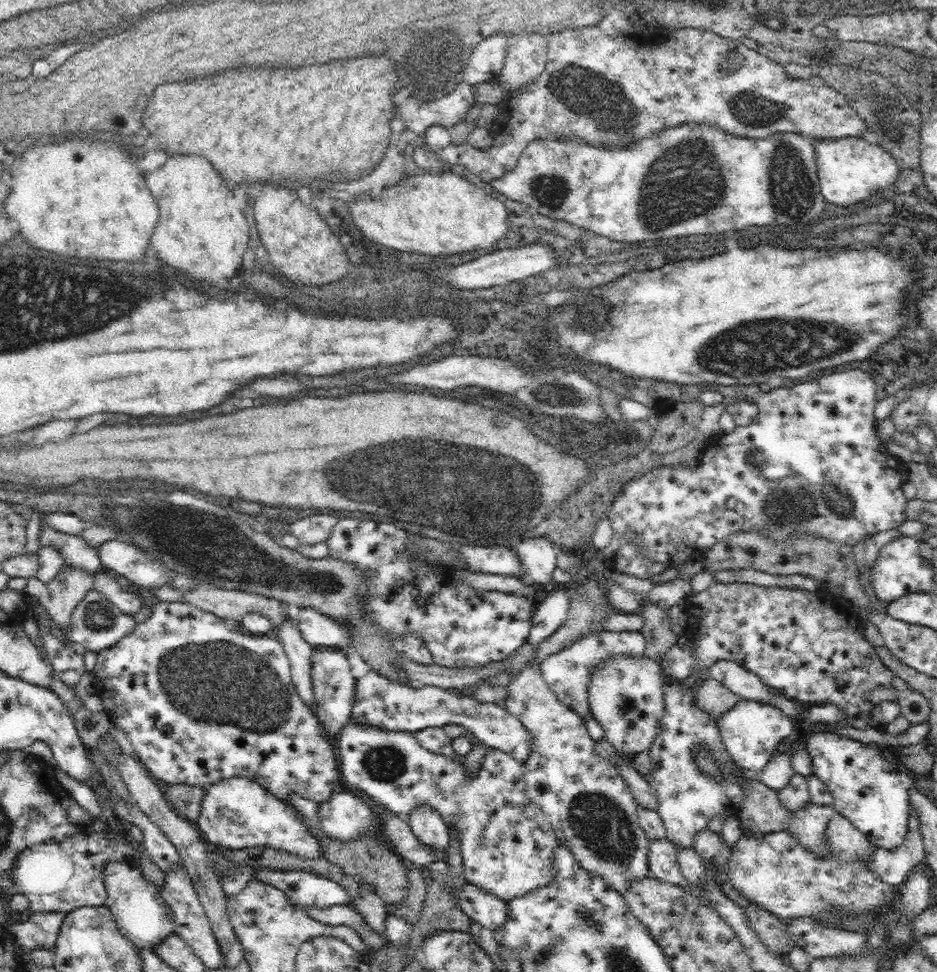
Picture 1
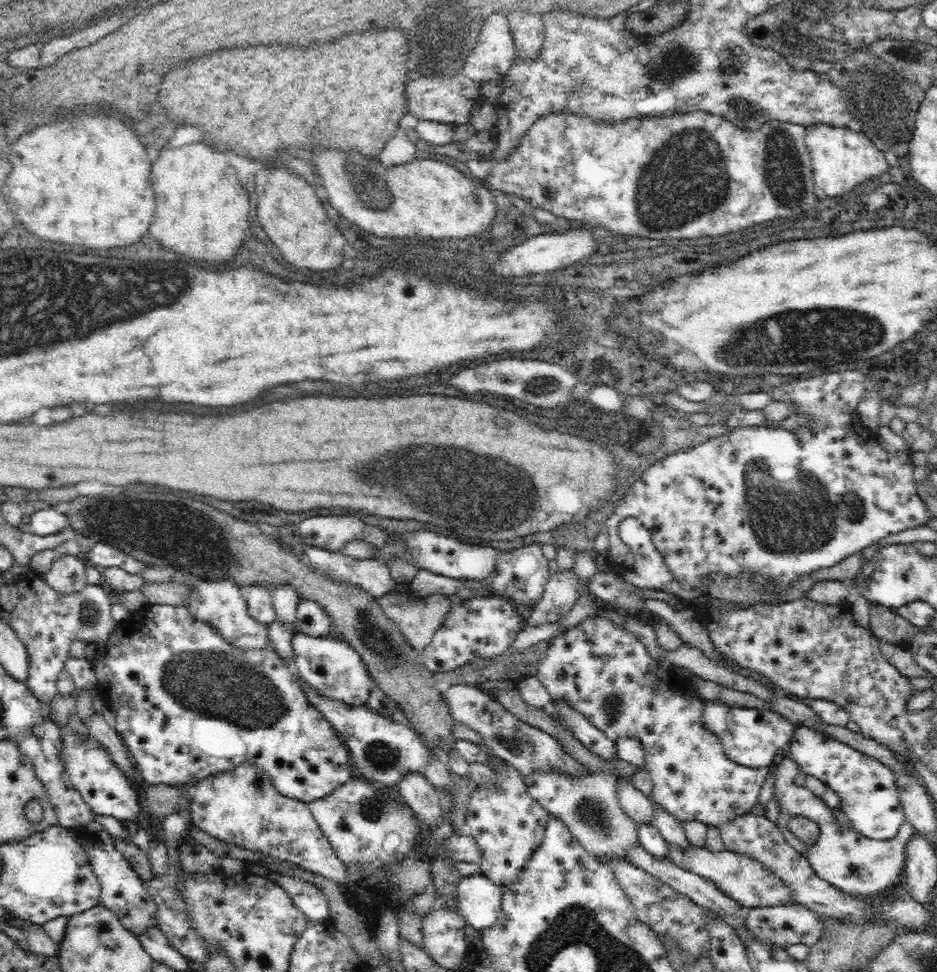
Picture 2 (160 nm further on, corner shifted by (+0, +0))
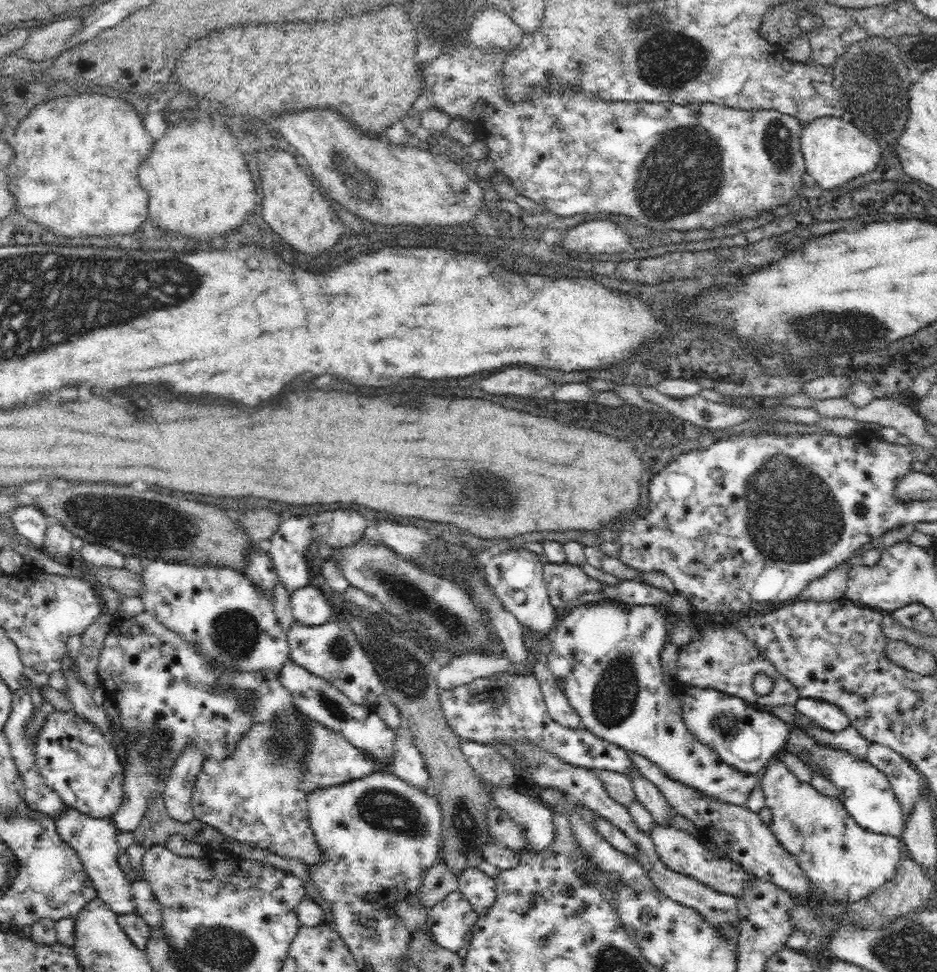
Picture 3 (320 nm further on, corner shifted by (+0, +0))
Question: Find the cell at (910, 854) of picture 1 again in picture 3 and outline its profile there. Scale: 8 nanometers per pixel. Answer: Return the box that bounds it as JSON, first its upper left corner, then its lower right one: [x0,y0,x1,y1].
[759,758,904,903]

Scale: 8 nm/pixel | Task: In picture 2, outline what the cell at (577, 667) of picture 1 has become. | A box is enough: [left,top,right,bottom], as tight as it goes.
[536,617,770,827]

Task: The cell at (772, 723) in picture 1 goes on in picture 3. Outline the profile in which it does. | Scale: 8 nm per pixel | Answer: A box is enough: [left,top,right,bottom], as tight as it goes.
[679,687,790,775]

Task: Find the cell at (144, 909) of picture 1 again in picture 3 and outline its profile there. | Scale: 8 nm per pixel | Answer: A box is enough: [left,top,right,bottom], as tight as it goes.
[55,807,135,915]

